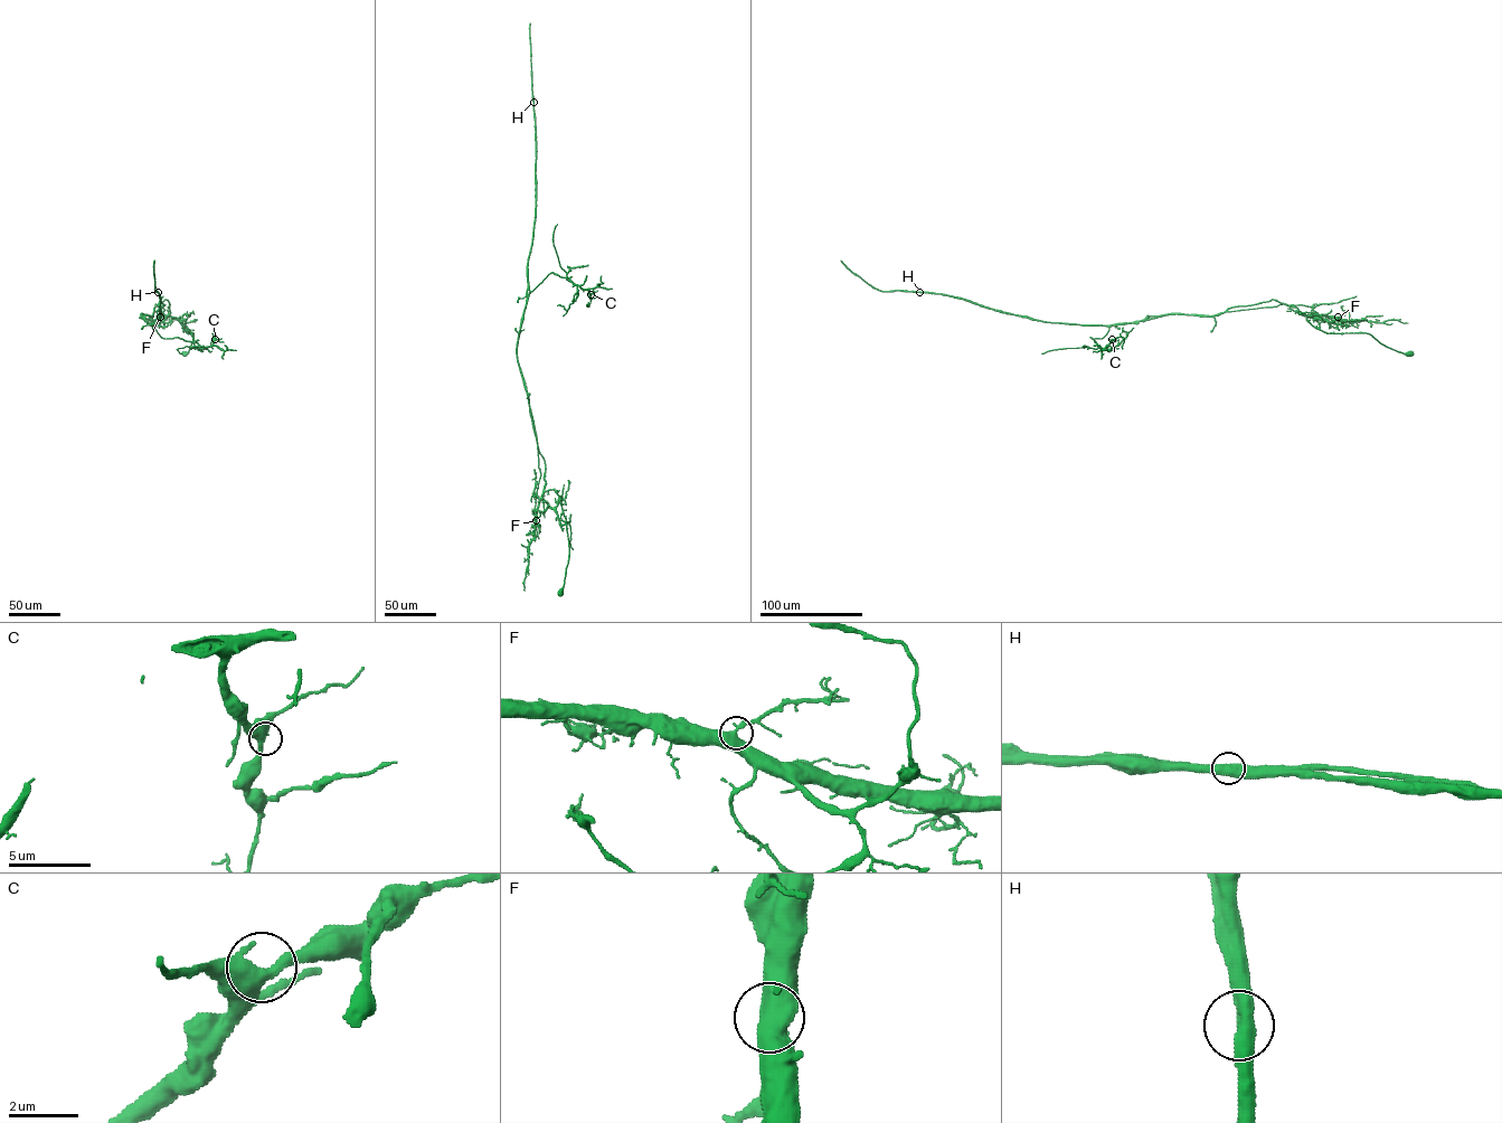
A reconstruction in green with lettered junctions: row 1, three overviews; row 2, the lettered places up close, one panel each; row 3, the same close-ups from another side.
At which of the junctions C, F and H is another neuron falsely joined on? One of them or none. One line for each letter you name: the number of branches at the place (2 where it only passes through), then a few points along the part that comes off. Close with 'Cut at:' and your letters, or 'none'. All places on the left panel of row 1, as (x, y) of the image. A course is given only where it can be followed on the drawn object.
H: Branches: 2. Course of the part to remove: (158, 292), (159, 320), (153, 326), (148, 323), (141, 313), (151, 317), (164, 304), (159, 303), (162, 295)
Cut at: H

